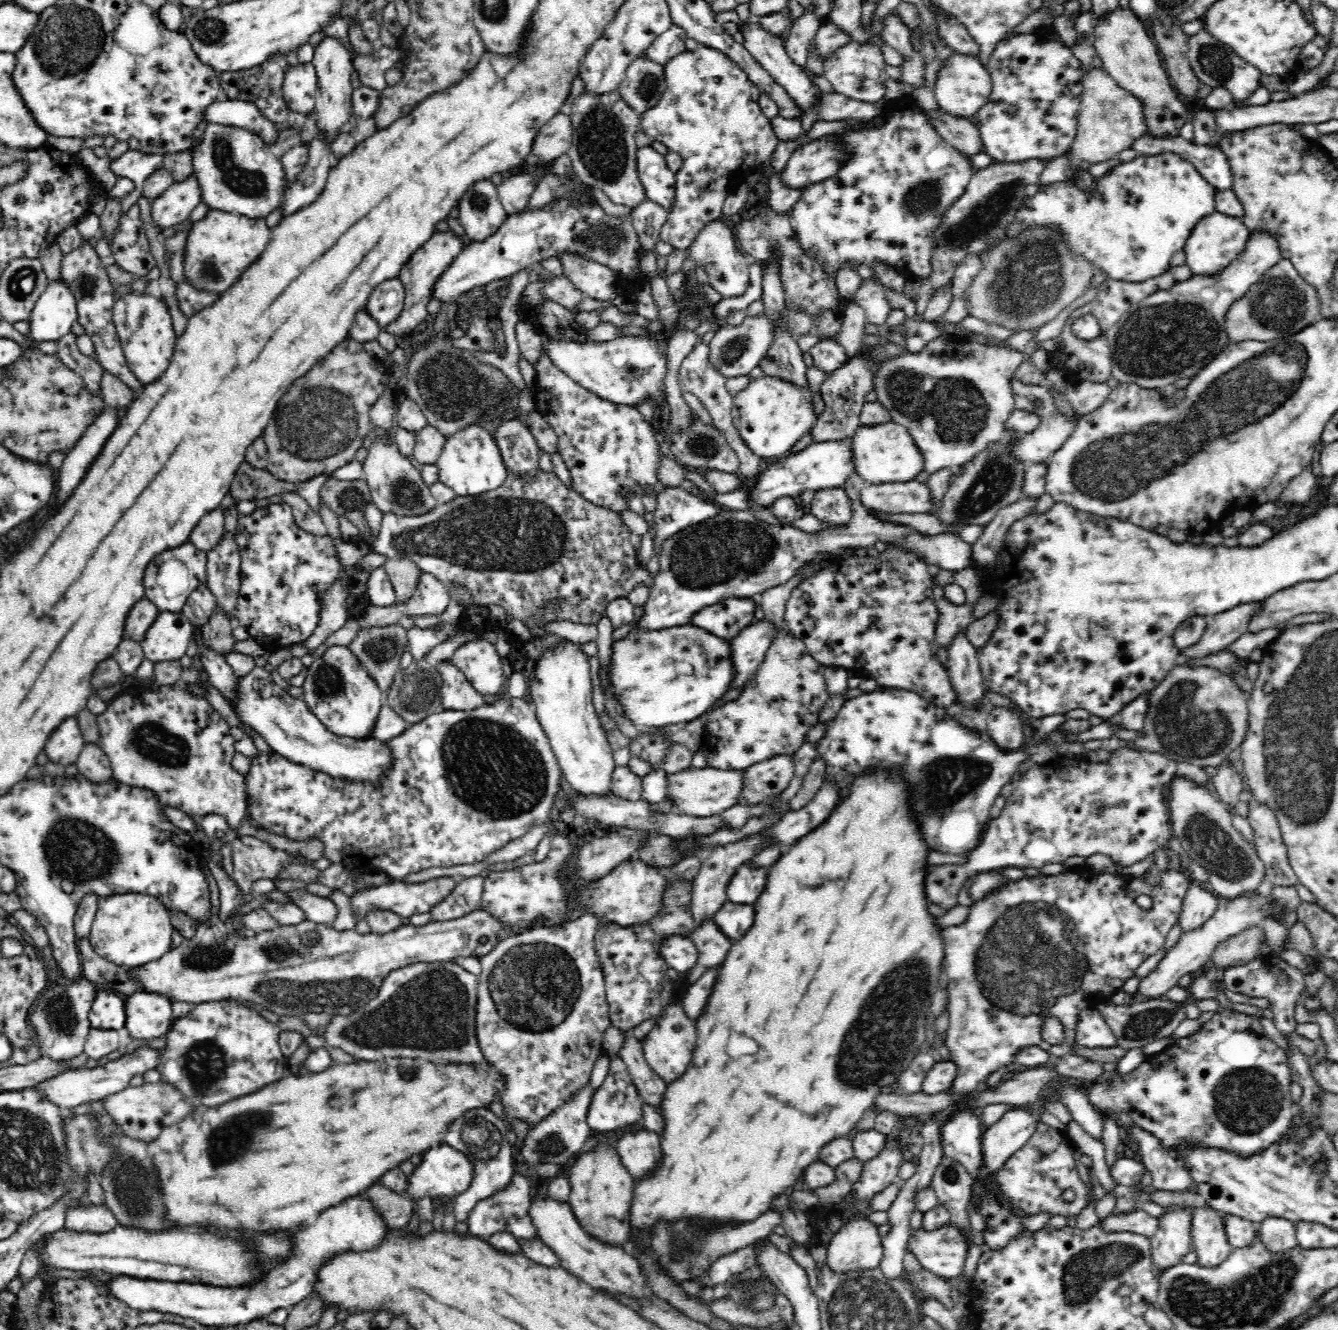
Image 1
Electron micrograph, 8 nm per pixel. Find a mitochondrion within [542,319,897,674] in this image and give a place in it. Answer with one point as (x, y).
(715, 554)

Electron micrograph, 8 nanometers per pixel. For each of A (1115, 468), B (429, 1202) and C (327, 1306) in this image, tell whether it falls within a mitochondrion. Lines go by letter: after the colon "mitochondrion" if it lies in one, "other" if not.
A: mitochondrion
B: other
C: other

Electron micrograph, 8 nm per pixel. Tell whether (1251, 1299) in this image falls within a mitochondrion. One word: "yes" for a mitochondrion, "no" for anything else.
yes

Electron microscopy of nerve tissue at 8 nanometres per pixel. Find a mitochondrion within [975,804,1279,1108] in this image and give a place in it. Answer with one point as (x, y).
(1208, 841)

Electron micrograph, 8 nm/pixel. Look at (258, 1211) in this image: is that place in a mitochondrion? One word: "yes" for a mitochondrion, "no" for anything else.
no

